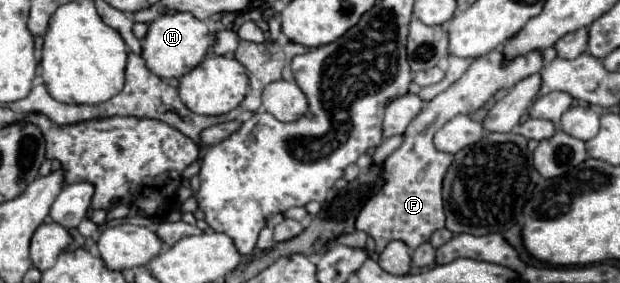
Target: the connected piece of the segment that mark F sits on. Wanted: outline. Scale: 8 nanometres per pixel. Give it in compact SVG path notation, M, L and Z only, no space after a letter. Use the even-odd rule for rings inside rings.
M493 49L491 53L479 57L473 61L473 65L465 71L465 75L453 83L447 91L439 93L433 101L427 103L427 107L411 121L411 125L407 127L405 131L405 141L403 145L391 153L385 163L383 163L383 179L385 179L385 185L381 187L381 191L377 195L373 195L373 199L369 199L365 203L365 207L361 209L359 217L357 217L357 223L355 227L369 233L373 239L375 239L375 253L381 253L385 249L385 245L389 241L403 241L411 251L417 249L421 243L429 241L429 237L433 235L433 231L443 229L445 227L445 210L442 198L442 182L445 176L445 171L447 167L451 165L453 161L453 155L443 155L441 151L435 149L433 145L433 133L443 125L447 123L449 119L453 119L455 115L461 115L461 113L473 113L477 111L479 107L483 107L495 93L497 89L511 89L513 85L517 85L521 79L529 77L529 75L535 75L539 73L543 67L543 51L529 51L527 55L519 55L519 57L513 57L511 61L505 59L505 53L501 49Z

